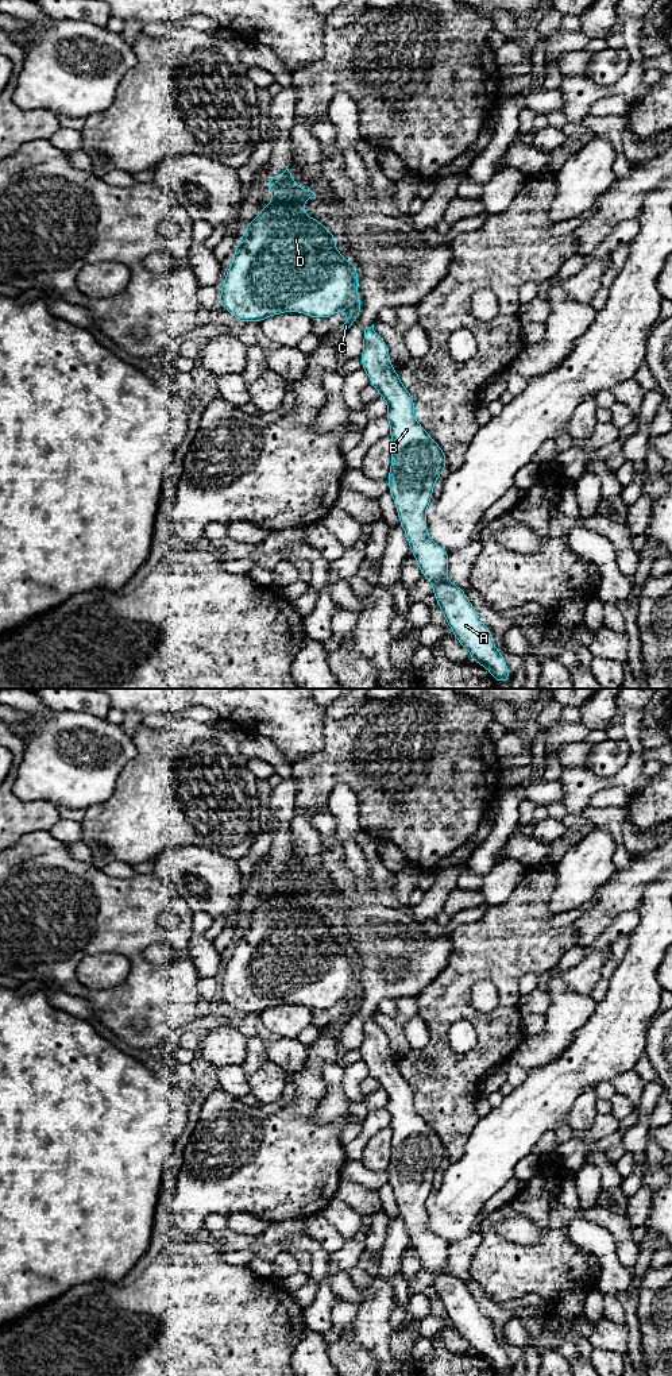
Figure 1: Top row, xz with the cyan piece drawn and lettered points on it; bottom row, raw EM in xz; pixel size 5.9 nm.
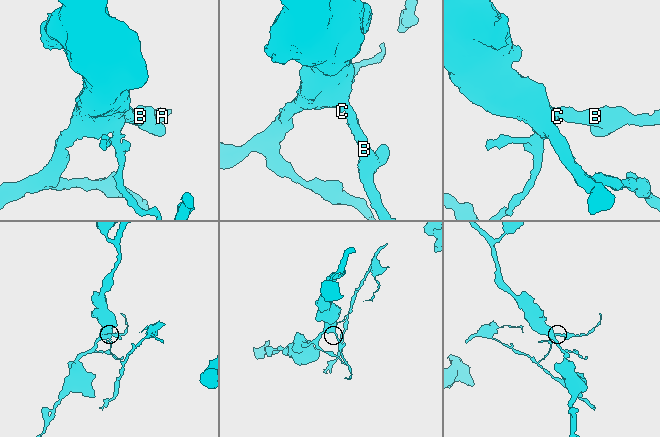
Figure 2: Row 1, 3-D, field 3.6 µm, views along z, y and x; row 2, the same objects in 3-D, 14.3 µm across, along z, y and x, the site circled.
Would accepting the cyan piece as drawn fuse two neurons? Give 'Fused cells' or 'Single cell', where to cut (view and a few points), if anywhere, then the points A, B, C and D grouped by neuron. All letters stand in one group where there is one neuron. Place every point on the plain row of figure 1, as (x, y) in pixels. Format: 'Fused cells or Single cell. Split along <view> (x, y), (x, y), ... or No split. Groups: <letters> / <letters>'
Fused cells. Split along xz (359, 991), (347, 1002). Groups: A B D / C

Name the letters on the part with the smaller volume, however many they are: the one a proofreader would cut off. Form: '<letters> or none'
C

